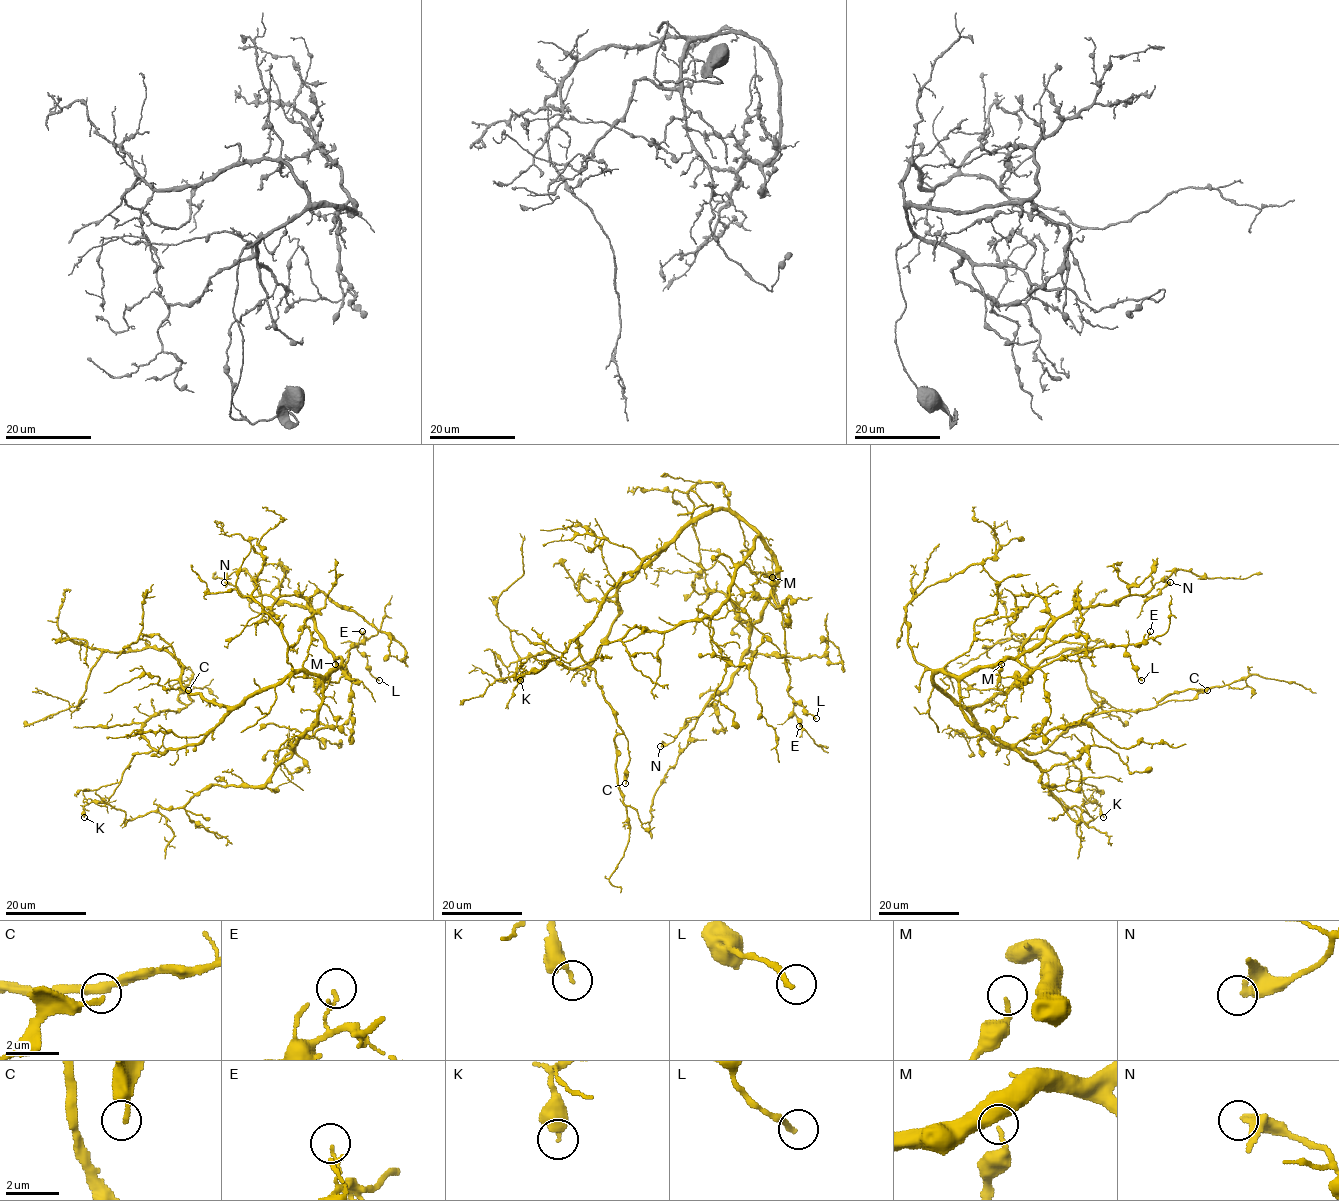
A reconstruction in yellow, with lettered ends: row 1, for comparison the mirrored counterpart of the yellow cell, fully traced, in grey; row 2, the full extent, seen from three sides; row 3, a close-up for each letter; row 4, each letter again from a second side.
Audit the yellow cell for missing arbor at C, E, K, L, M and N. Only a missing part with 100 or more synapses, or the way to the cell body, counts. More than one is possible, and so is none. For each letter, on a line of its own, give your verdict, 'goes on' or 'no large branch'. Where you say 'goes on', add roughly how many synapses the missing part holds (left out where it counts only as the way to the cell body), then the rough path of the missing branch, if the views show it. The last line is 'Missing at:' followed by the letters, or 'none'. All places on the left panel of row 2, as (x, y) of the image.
C: no large branch
E: no large branch
K: no large branch
L: no large branch
M: no large branch
N: no large branch
Missing at: none

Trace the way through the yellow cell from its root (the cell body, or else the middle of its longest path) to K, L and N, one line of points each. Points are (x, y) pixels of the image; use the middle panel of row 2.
K: (688, 526), (624, 576), (608, 593), (594, 621), (559, 657), (520, 676), (520, 680)
L: (688, 526), (727, 510), (758, 534), (777, 571), (772, 596), (782, 613), (788, 695), (816, 718)
N: (688, 526), (715, 511), (735, 513), (773, 558), (777, 584), (752, 625), (732, 682), (660, 746)

